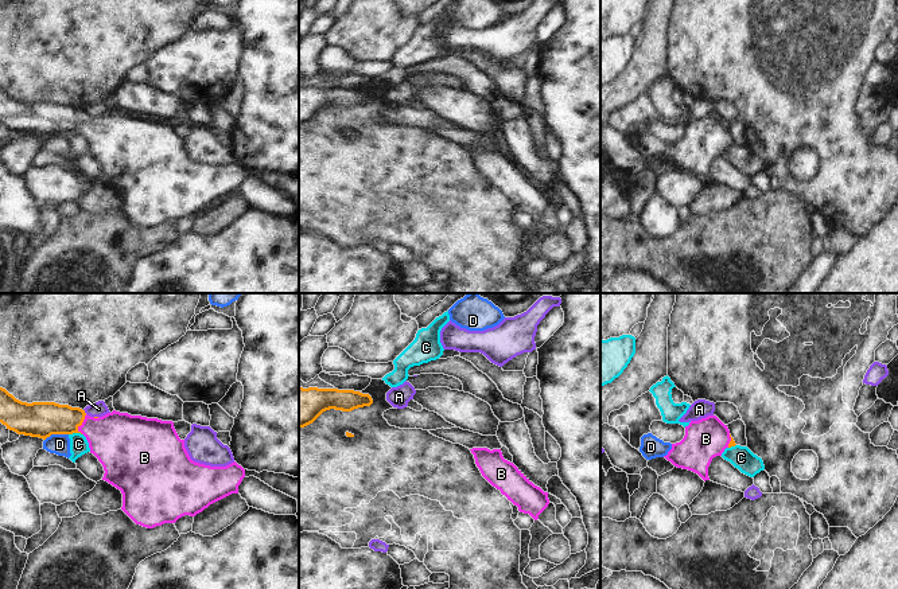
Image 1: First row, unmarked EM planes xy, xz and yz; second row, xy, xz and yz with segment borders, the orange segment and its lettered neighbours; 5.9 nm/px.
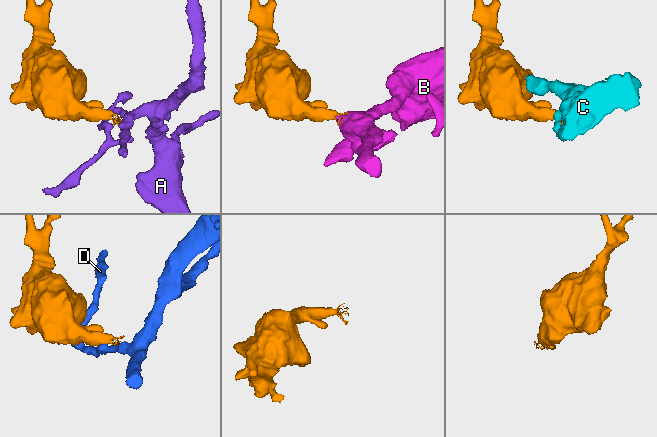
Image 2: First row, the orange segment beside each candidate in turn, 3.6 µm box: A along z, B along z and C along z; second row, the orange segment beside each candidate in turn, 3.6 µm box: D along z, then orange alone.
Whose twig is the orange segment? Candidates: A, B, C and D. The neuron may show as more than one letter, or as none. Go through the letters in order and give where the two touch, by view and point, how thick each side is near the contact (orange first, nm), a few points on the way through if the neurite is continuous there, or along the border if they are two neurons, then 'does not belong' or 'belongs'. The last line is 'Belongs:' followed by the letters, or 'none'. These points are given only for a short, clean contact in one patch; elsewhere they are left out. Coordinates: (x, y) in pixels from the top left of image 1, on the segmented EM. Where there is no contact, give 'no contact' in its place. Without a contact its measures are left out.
A: contact xy (84, 412); calibres 200 and 90 nm; border xy (84, 409), (86, 413); does not belong
B: contact xy (81, 424); calibres 220 and 340 nm; way xy (41, 420), (76, 420), (81, 424), (119, 440); belongs
C: contact xy (74, 432); calibres 220 and 110 nm; border xy (81, 433), (69, 435); does not belong
D: contact xy (55, 433); calibres 220 and 130 nm; does not belong
Belongs: B

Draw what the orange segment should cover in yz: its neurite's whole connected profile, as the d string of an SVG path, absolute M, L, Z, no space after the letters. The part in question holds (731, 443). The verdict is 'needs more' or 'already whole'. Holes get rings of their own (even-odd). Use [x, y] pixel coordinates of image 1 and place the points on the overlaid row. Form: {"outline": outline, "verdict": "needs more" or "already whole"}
{"outline": "M716 416L691 421L685 436L664 456L675 467L697 473L704 481L710 480L708 467L714 457L722 456L726 448L735 446L727 425Z", "verdict": "needs more"}

